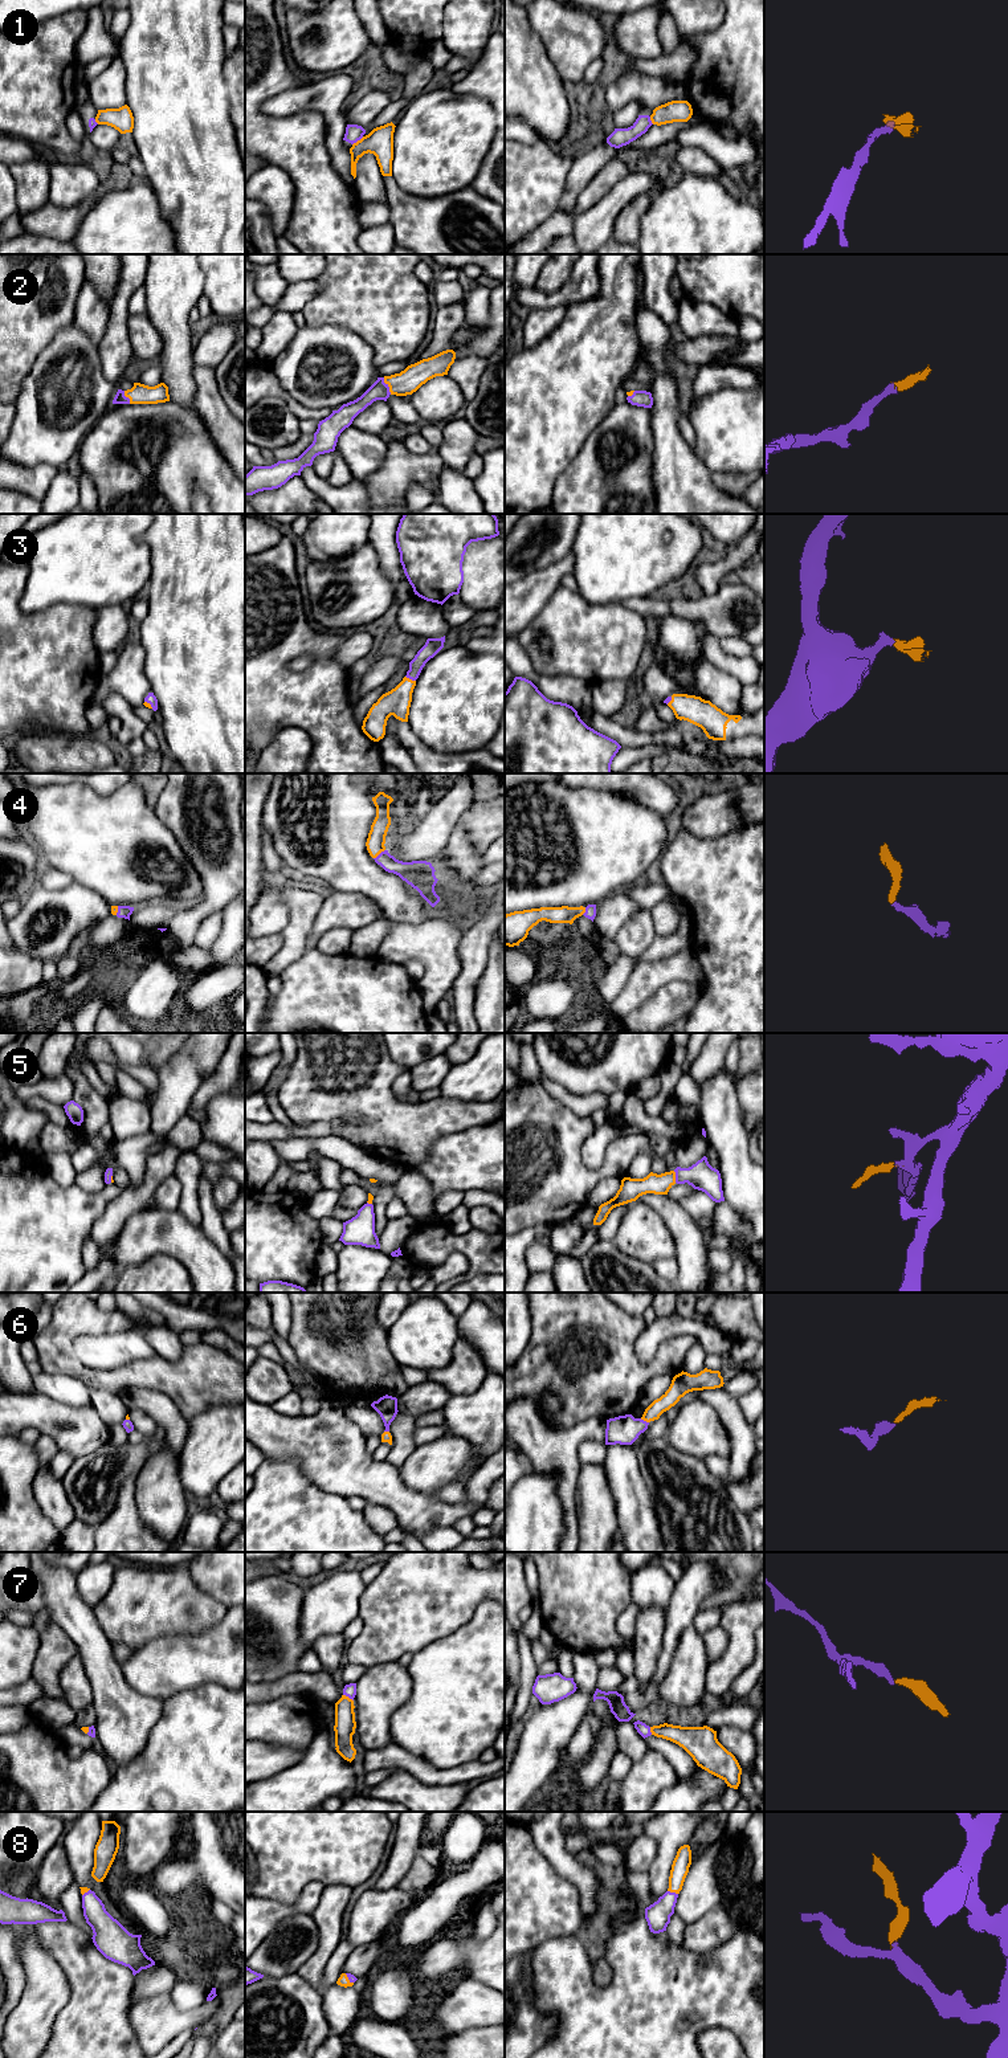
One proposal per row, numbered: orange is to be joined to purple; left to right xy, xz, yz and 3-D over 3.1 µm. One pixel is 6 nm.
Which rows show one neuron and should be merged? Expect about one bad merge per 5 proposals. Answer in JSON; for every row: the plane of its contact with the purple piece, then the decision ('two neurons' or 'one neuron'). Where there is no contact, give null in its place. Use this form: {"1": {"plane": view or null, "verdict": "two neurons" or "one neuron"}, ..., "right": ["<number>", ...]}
{"1": {"plane": "xz", "verdict": "two neurons"}, "2": {"plane": "xz", "verdict": "one neuron"}, "3": {"plane": "xz", "verdict": "one neuron"}, "4": {"plane": "xz", "verdict": "one neuron"}, "5": {"plane": "yz", "verdict": "one neuron"}, "6": {"plane": "yz", "verdict": "one neuron"}, "7": {"plane": "xz", "verdict": "one neuron"}, "8": {"plane": "yz", "verdict": "one neuron"}, "right": ["2", "3", "4", "5", "6", "7", "8"]}

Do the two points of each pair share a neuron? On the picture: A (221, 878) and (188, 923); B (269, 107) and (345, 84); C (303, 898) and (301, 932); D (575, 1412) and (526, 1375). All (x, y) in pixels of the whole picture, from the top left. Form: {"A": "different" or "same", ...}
{"A": "same", "B": "same", "C": "same", "D": "same"}

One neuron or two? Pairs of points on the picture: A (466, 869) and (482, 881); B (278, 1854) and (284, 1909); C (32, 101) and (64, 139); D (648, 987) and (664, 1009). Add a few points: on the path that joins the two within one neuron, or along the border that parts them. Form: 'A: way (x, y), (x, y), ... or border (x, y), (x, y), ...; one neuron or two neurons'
A: border (485, 865), (468, 881); two neurons
B: border (309, 1883), (292, 1903), (258, 1897); two neurons
C: way (36, 110), (54, 130); one neuron
D: border (682, 981), (668, 981), (629, 1013); two neurons

